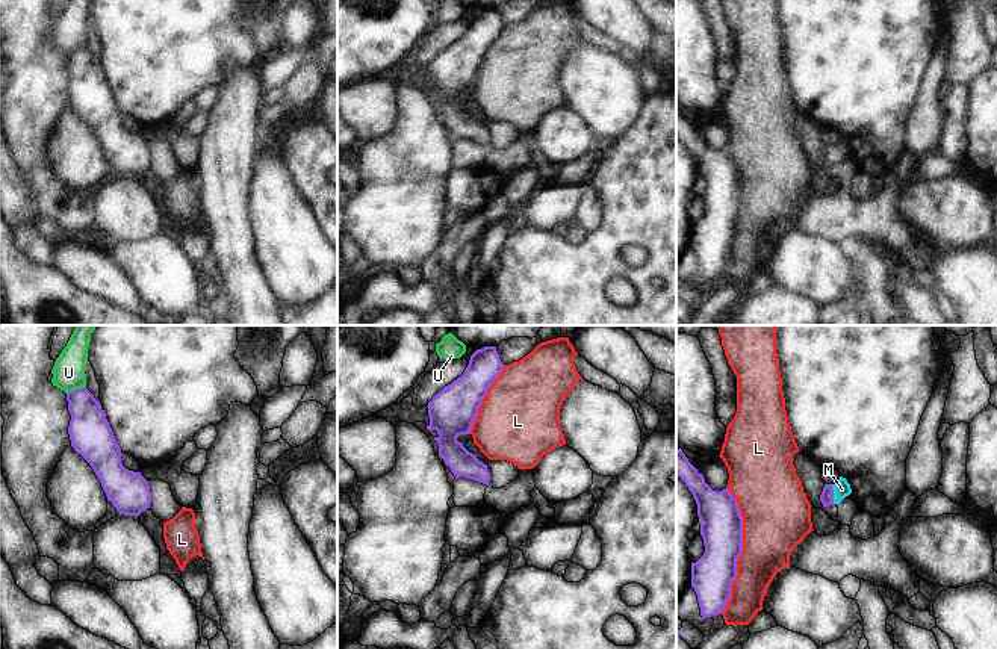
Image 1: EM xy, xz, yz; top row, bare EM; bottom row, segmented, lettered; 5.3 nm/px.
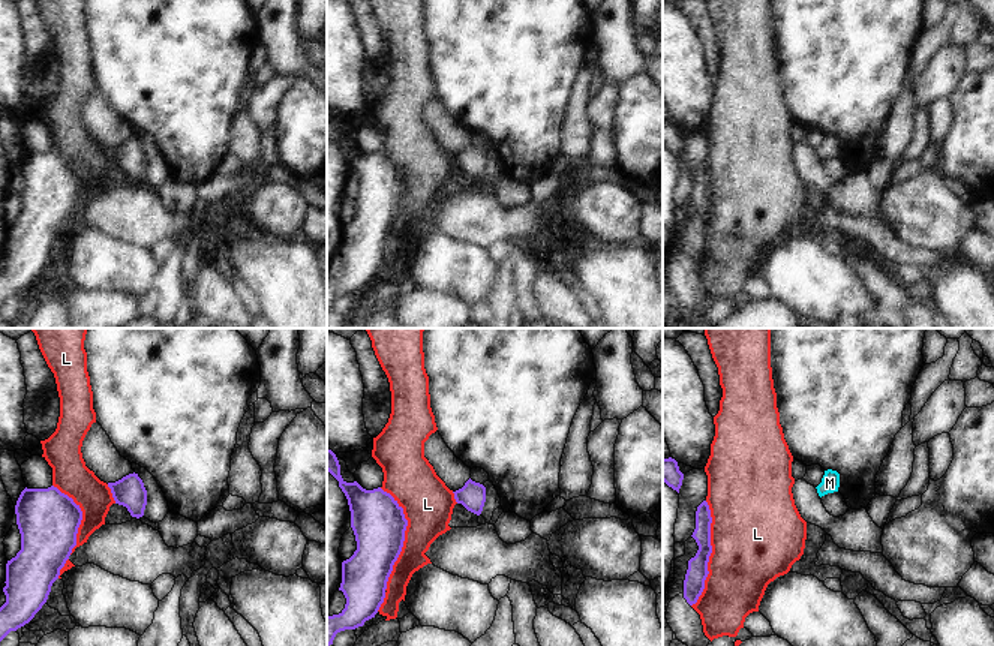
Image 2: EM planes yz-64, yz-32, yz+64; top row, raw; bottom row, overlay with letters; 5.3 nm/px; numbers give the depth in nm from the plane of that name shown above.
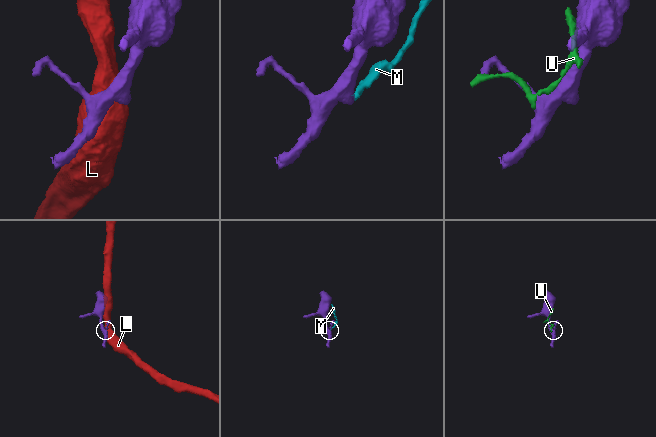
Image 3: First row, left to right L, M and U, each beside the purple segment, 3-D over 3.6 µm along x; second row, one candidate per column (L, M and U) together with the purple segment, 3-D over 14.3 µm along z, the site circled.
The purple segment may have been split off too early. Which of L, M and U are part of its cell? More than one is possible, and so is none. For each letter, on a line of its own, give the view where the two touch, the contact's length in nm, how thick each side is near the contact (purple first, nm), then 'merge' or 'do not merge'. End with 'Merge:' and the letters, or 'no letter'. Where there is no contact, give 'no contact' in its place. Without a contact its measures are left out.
L: yz | 650 nm | 220/360 nm | do not merge
M: yz | 110 nm | 70/90 nm | merge
U: xy | 110 nm | 220/180 nm | do not merge
Merge: M

